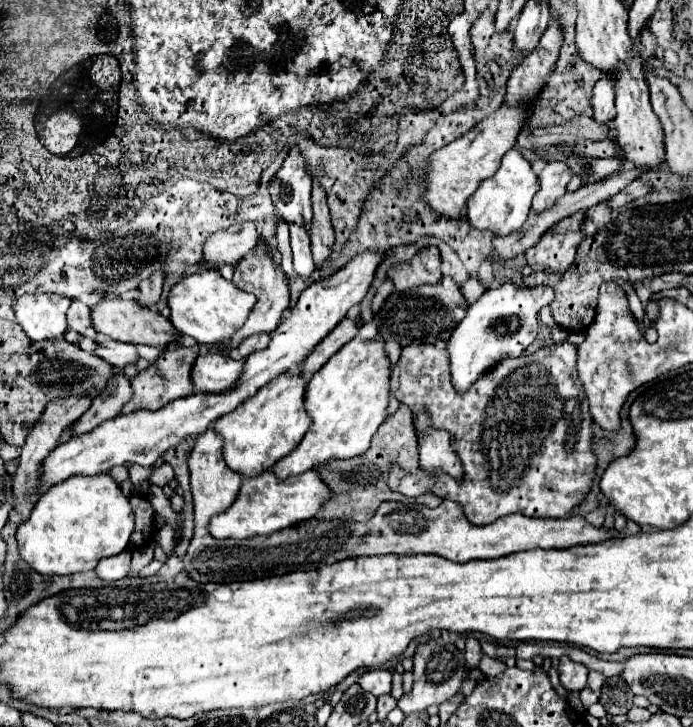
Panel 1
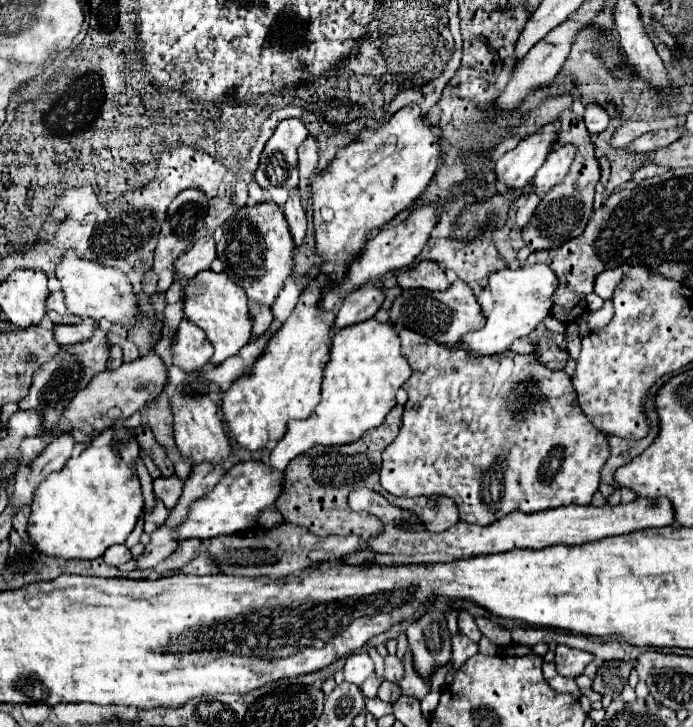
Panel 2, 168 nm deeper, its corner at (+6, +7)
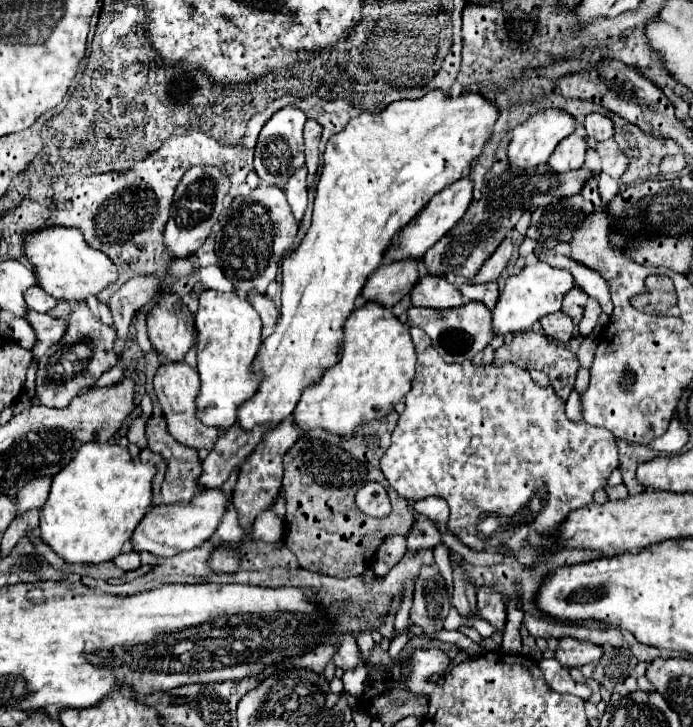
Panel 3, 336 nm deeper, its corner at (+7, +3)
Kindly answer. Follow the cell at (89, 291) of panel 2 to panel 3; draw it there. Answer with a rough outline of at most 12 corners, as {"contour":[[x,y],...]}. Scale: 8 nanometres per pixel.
{"contour":[[75,228],[25,234],[37,284],[81,302],[117,268]]}

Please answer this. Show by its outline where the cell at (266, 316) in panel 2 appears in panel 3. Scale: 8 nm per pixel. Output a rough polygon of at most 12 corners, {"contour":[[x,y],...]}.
{"contour":[[247,294],[263,326],[277,324],[279,310],[265,294]]}

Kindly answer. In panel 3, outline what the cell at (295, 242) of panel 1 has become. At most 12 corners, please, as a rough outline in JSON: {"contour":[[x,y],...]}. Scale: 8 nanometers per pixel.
{"contour":[[307,166],[295,170],[285,192],[295,218],[307,208]]}

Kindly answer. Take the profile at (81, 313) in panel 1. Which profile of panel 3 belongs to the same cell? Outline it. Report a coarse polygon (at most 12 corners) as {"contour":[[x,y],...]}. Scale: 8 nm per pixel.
{"contour":[[31,286],[23,294],[29,310],[49,312],[55,308],[43,288]]}

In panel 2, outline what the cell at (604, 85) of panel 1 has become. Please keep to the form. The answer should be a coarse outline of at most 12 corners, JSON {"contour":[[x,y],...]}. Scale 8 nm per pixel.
{"contour":[[602,104],[586,106],[584,124],[590,134],[602,132],[610,116]]}

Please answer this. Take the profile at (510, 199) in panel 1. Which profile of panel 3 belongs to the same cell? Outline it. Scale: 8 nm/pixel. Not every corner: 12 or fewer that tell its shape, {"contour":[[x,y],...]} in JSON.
{"contour":[[561,108],[513,128],[509,166],[537,168],[577,130]]}

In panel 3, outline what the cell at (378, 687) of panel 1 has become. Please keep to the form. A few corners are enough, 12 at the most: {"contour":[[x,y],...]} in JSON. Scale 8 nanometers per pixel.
{"contour":[[351,634],[341,636],[333,656],[343,670],[357,664],[357,642]]}

